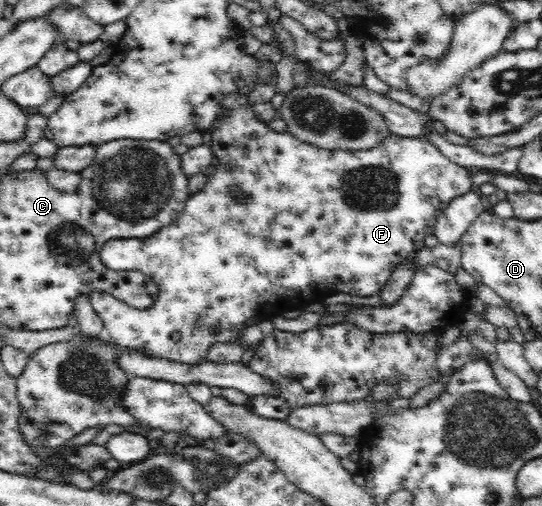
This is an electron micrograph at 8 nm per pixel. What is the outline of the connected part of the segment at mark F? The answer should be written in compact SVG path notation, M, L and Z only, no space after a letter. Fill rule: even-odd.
M228 96L223 103L219 117L211 127L213 139L211 152L218 160L218 166L208 173L208 180L204 188L196 194L190 195L185 208L179 213L177 219L162 227L159 231L143 239L109 239L99 250L100 260L106 269L116 272L139 271L148 275L159 288L159 299L153 307L141 311L129 307L124 301L113 297L109 292L98 289L90 291L87 296L97 315L103 320L104 329L115 340L119 348L134 349L146 355L157 356L171 361L187 364L200 364L207 351L205 351L205 333L213 333L217 342L233 343L235 335L231 331L237 326L247 325L254 318L271 321L273 317L294 315L303 311L311 303L322 304L324 299L347 293L353 297L371 297L380 287L385 285L393 270L399 266L414 251L425 246L425 235L434 233L438 216L446 209L446 205L453 201L456 195L461 195L474 188L472 183L473 169L467 169L447 159L435 146L427 141L415 138L403 138L397 135L387 135L378 147L366 151L339 151L329 152L303 143L289 133L274 133L267 123L255 120L253 107L247 105L247 96ZM172 331L179 331L182 339L178 344L169 341Z

